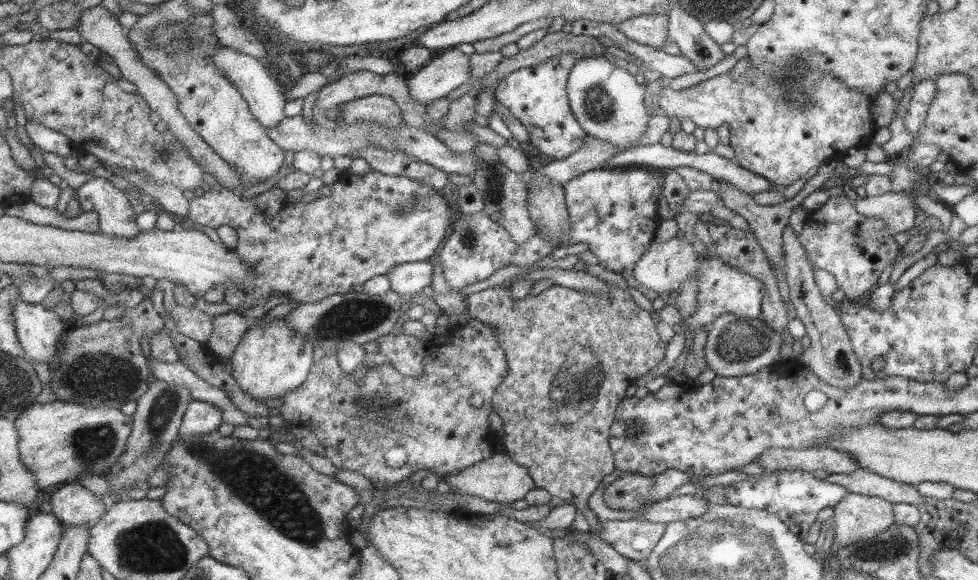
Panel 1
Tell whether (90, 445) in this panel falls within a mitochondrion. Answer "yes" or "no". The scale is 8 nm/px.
yes

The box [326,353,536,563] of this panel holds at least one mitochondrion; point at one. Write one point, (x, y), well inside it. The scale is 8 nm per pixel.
(375, 406)

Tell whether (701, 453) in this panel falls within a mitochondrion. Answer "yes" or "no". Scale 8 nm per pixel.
no

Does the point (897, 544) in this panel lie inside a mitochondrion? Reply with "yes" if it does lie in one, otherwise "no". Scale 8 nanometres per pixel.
yes

